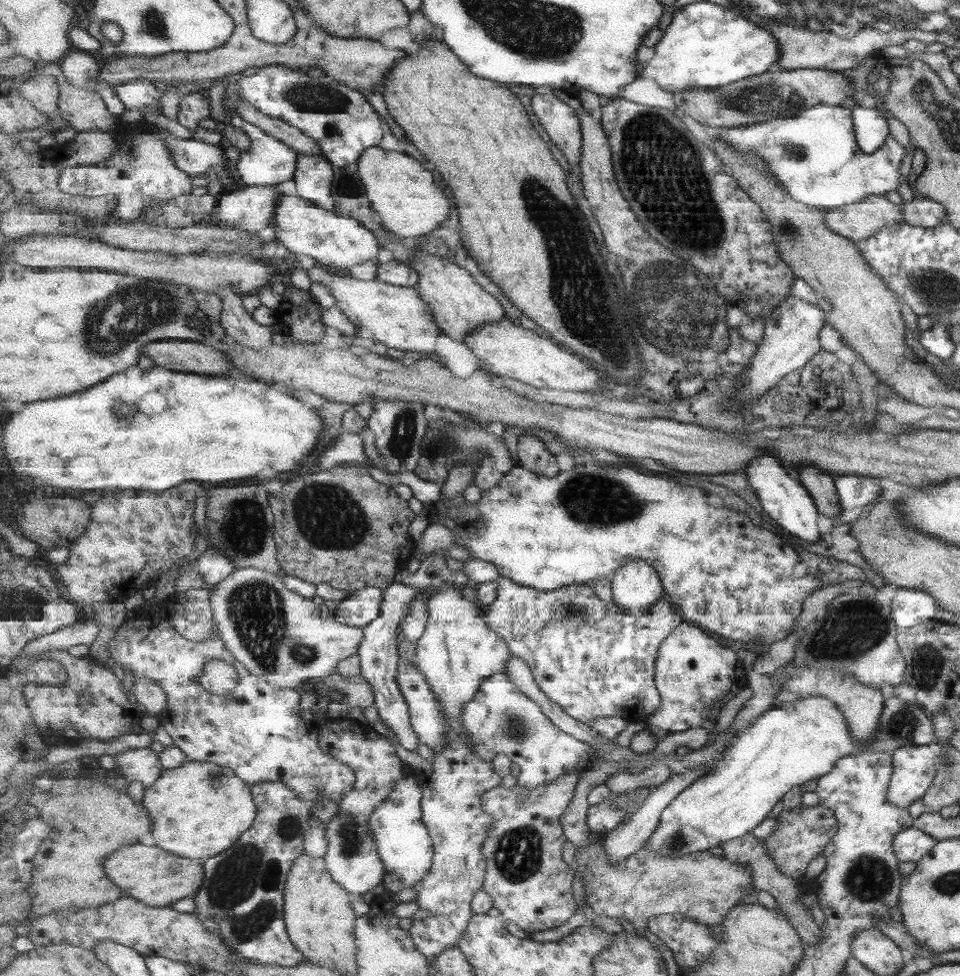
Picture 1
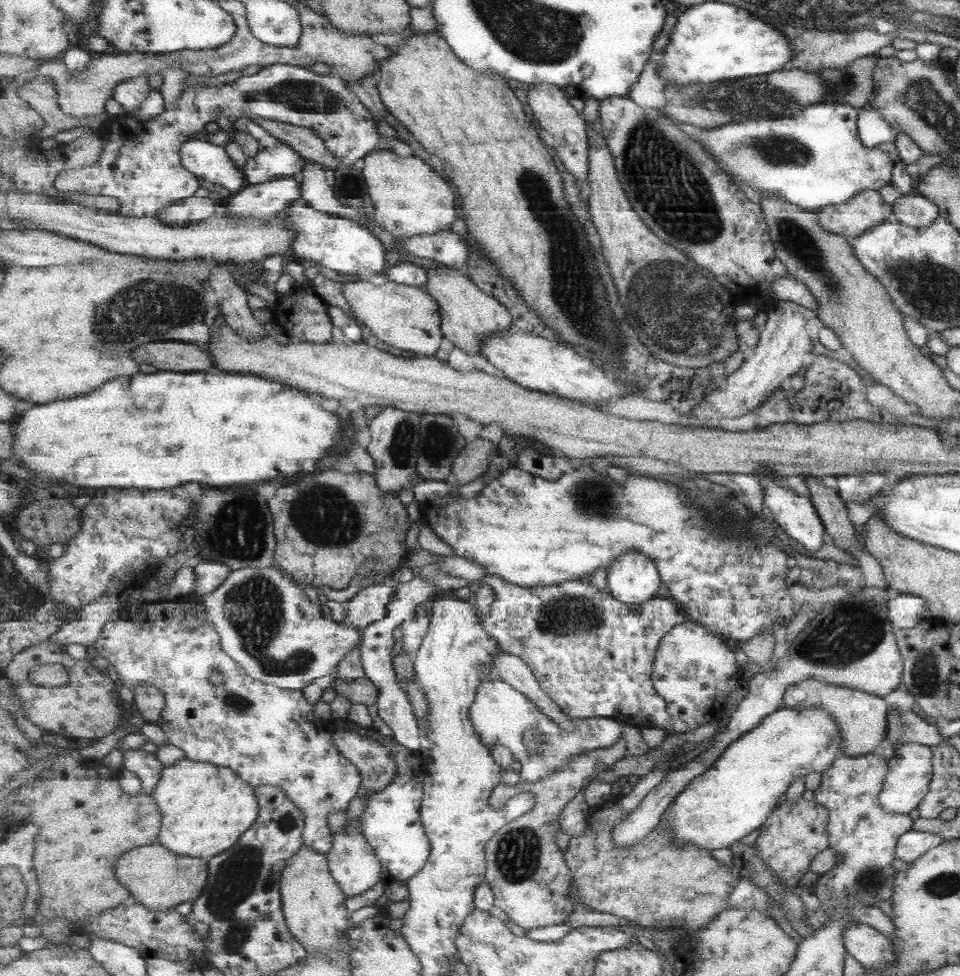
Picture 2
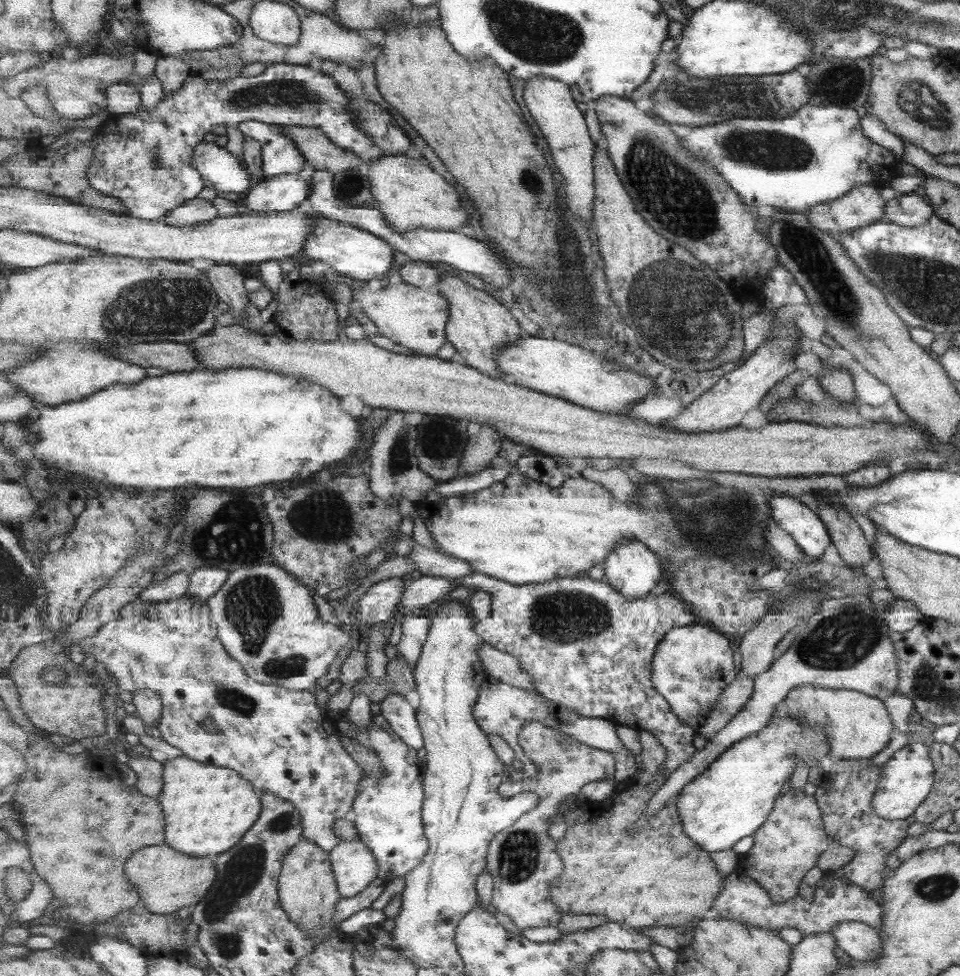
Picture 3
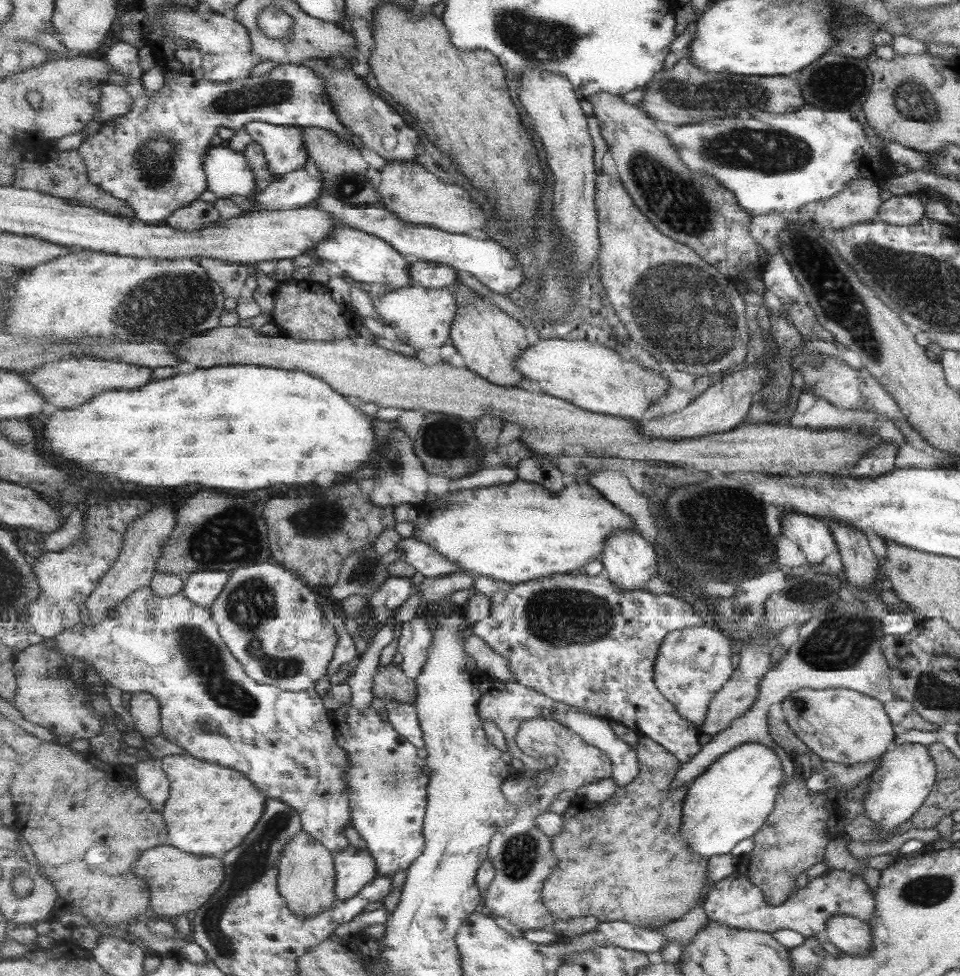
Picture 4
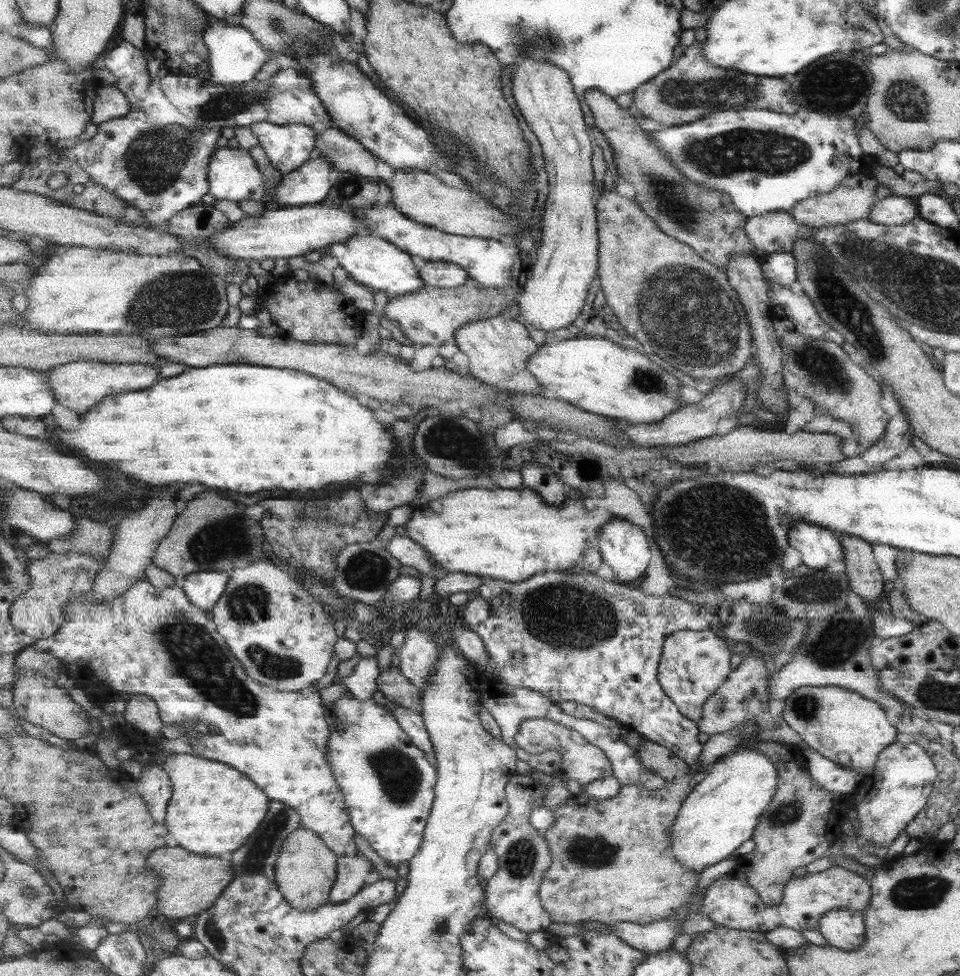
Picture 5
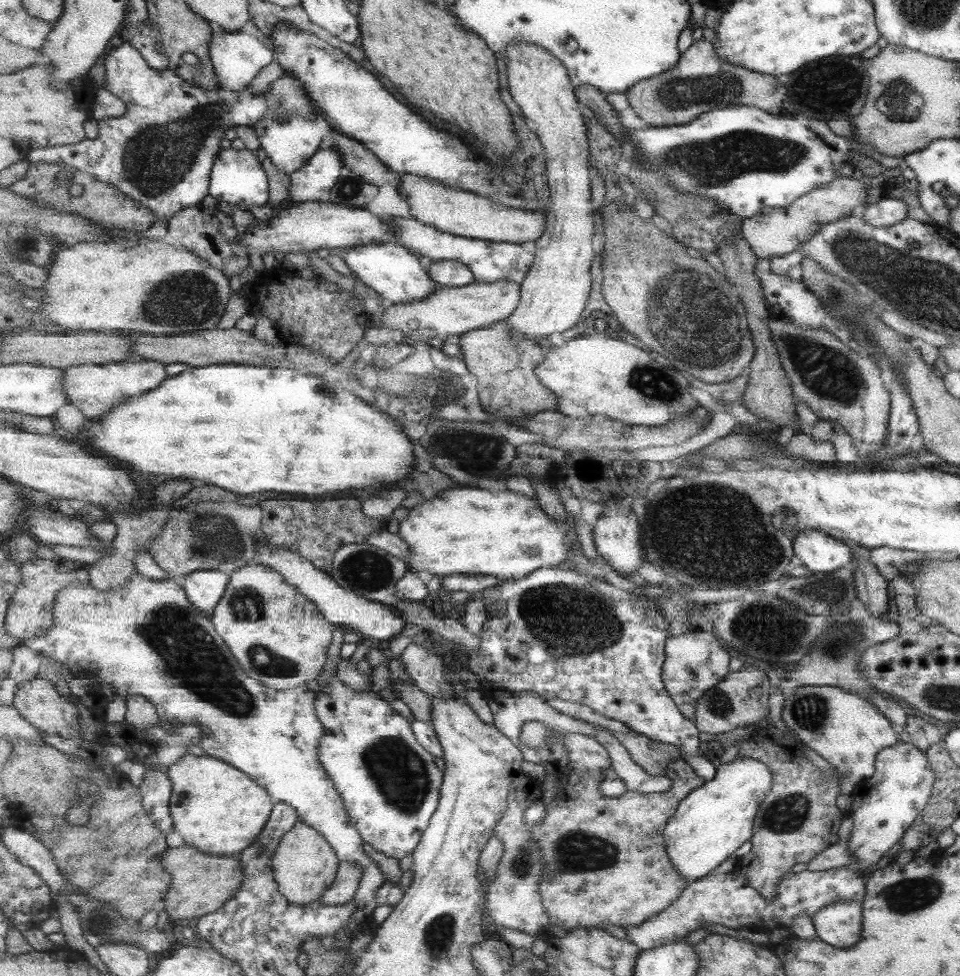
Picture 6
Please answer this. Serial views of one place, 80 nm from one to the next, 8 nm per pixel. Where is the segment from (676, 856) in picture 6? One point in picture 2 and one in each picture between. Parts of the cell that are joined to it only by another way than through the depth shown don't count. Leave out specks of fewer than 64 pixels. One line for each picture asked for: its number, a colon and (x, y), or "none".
2: (717, 809)
3: (730, 801)
4: (730, 803)
5: (721, 813)

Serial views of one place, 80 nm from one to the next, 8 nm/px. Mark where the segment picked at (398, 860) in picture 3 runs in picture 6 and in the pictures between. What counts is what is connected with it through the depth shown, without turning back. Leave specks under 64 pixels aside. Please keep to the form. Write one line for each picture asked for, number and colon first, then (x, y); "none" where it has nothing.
4: (387, 779)
5: (389, 784)
6: (390, 783)

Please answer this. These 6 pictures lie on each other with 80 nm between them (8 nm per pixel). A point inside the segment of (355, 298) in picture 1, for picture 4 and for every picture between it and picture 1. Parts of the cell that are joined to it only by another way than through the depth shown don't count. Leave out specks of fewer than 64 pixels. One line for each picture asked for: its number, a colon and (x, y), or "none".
2: (406, 317)
3: (415, 317)
4: (421, 317)

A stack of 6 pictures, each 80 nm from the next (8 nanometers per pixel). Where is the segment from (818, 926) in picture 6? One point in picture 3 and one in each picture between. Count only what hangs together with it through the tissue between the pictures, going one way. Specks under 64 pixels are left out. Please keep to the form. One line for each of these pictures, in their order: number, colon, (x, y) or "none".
3: (861, 942)
4: (852, 936)
5: (844, 929)

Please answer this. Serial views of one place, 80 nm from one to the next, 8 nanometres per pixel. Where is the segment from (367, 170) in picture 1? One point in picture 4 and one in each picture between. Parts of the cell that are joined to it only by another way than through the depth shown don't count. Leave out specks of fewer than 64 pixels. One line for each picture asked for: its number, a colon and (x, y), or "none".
2: (411, 199)
3: (411, 196)
4: (418, 197)

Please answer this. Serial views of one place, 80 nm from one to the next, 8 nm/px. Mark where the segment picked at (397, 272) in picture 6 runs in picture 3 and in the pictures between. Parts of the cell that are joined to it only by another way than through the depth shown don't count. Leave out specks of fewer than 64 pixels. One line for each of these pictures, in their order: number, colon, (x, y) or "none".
3: (352, 252)
4: (365, 258)
5: (376, 263)

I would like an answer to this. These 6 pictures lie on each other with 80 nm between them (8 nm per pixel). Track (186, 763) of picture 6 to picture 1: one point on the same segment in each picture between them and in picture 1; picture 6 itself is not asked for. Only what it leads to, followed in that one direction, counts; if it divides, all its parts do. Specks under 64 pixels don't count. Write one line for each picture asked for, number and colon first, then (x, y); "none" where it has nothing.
1: (198, 810)
2: (205, 808)
3: (209, 809)
4: (211, 809)
5: (215, 808)

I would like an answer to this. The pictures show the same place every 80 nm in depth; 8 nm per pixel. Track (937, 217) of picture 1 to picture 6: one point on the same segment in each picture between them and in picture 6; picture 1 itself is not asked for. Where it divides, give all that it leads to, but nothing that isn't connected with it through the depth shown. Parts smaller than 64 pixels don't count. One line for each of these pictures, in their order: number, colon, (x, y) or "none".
2: (911, 210)
3: (910, 210)
4: (898, 210)
5: (894, 210)
6: (888, 211)

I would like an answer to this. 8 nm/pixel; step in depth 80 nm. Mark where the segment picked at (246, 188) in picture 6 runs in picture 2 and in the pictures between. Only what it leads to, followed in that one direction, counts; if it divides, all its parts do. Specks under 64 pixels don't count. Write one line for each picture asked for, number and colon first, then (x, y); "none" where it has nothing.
2: (208, 161)
3: (221, 171)
4: (228, 172)
5: (234, 175)

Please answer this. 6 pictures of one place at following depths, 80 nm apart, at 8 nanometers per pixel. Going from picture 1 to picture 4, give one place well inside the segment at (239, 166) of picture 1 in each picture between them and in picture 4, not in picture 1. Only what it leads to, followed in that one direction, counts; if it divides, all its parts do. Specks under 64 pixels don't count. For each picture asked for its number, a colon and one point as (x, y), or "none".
2: (276, 159)
3: (281, 155)
4: (285, 148)

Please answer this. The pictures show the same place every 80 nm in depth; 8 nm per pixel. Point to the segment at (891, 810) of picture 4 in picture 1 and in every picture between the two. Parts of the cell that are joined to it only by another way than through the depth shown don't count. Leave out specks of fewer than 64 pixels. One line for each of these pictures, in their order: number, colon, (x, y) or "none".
1: (914, 767)
2: (910, 770)
3: (906, 778)

